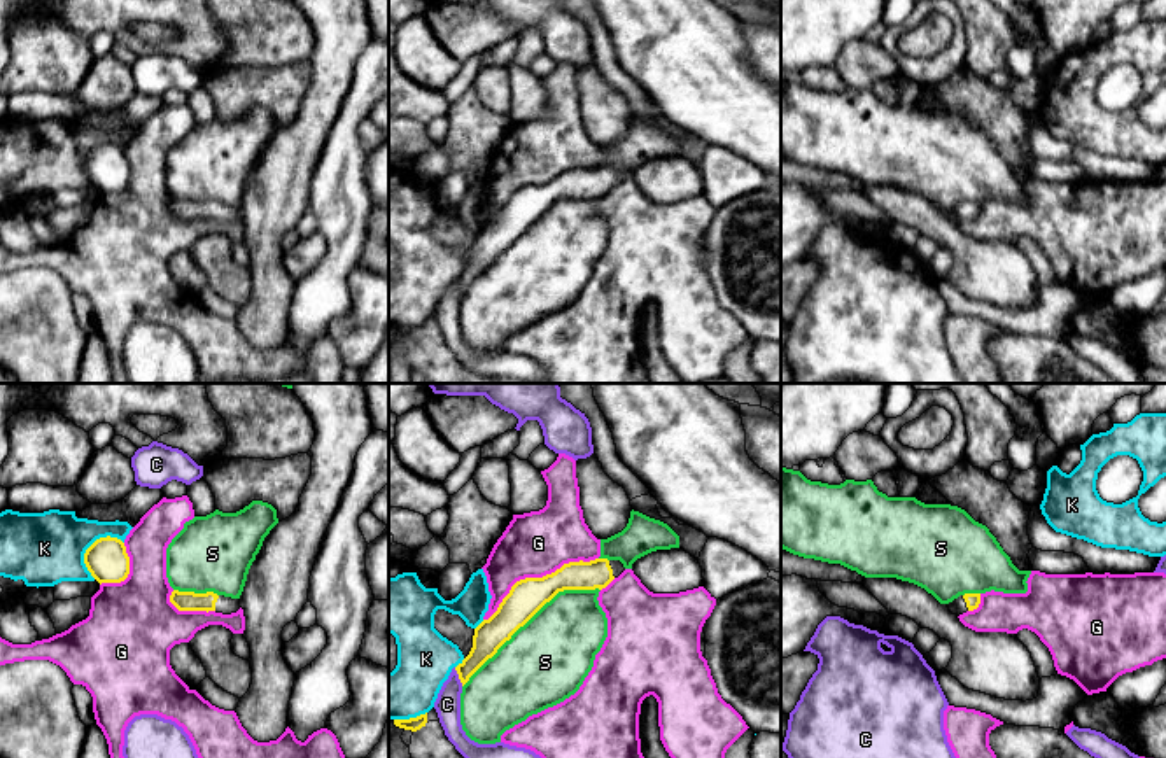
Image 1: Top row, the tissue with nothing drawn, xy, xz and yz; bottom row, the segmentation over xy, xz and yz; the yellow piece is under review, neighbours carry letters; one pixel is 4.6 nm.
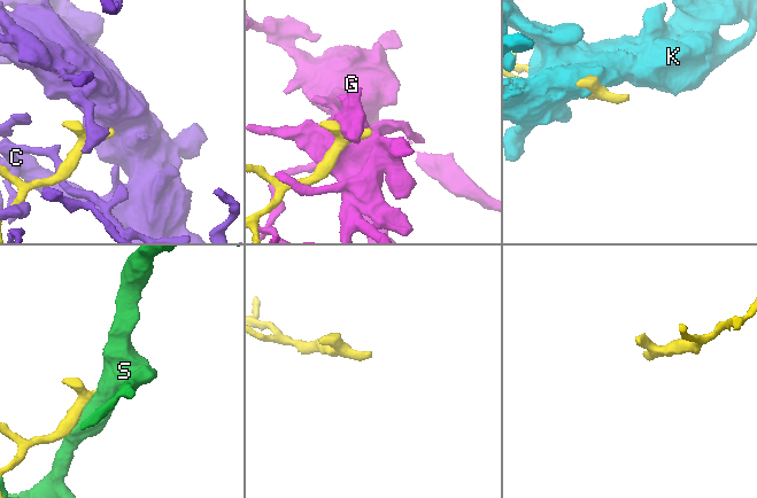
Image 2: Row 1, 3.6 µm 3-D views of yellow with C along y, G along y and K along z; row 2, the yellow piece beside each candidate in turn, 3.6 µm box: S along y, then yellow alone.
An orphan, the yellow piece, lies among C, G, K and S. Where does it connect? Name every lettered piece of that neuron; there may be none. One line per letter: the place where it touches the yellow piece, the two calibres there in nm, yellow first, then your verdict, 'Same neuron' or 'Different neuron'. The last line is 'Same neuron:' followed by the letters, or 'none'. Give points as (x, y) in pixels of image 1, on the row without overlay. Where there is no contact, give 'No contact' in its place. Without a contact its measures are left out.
C: Touches yellow at xz (459, 284). Thickness 150 nm (yellow) against 120 nm. Different neuron
G: Touches yellow at xz (536, 186). Thickness 160 nm (yellow) against 300 nm. Different neuron
K: Touches yellow at xy (88, 156). Thickness 190 nm (yellow) against 340 nm. Different neuron
S: Touches yellow at xz (529, 226). Thickness 160 nm (yellow) against 380 nm. Different neuron
Same neuron: none

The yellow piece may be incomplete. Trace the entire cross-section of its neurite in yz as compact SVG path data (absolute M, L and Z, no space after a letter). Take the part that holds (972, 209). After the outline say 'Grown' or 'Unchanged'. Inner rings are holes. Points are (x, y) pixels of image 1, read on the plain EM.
M965 201L947 212L952 222L963 222L966 219L977 217L980 212L980 201Z. Grown

